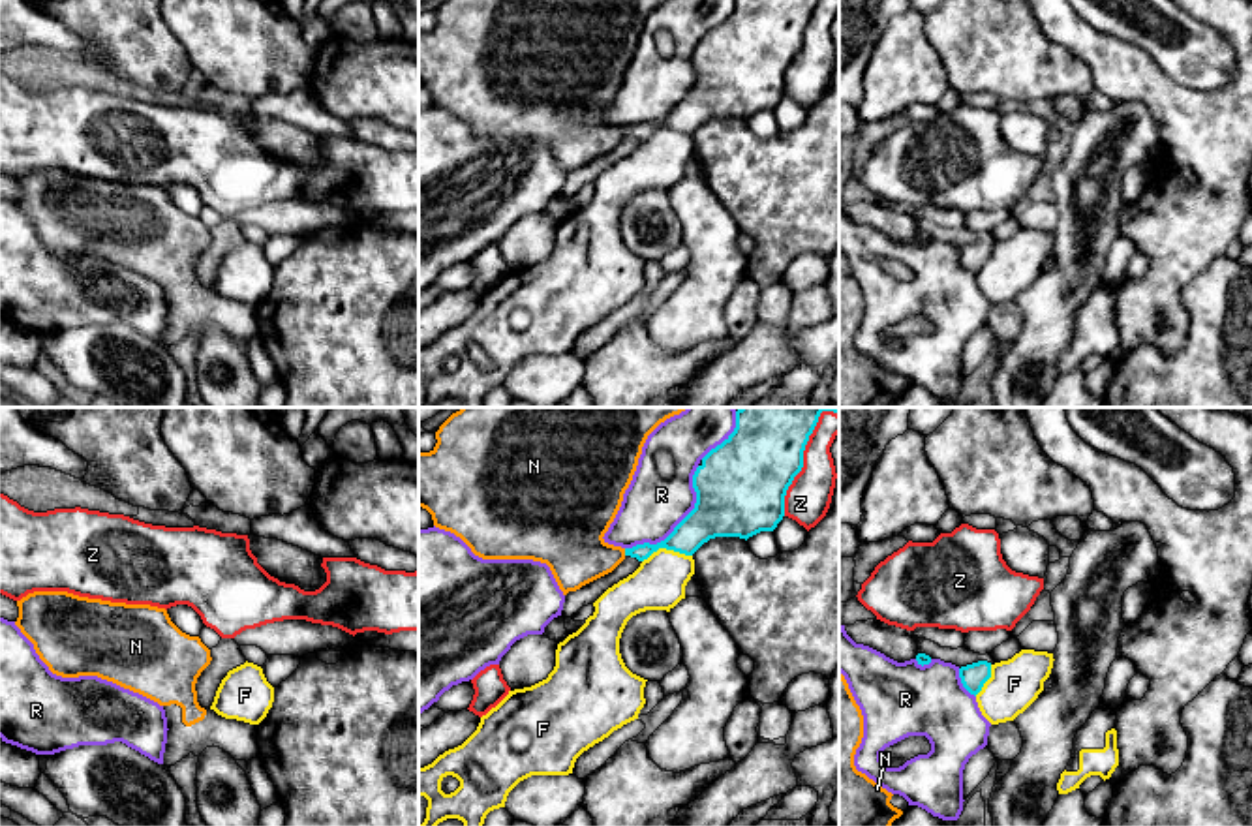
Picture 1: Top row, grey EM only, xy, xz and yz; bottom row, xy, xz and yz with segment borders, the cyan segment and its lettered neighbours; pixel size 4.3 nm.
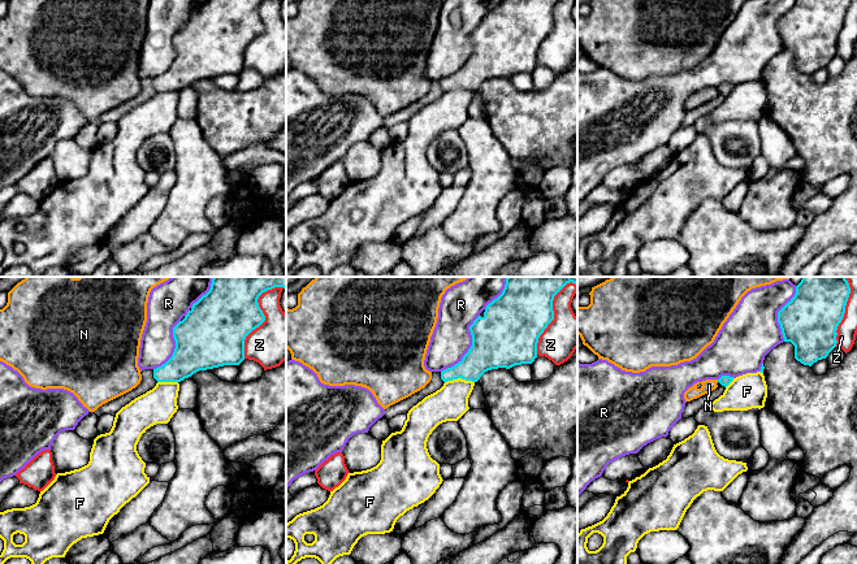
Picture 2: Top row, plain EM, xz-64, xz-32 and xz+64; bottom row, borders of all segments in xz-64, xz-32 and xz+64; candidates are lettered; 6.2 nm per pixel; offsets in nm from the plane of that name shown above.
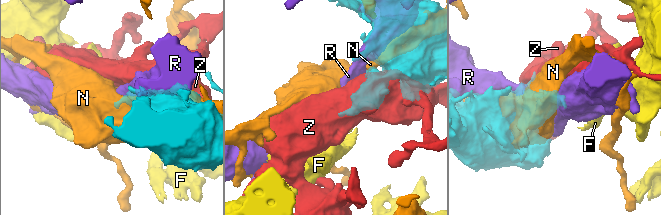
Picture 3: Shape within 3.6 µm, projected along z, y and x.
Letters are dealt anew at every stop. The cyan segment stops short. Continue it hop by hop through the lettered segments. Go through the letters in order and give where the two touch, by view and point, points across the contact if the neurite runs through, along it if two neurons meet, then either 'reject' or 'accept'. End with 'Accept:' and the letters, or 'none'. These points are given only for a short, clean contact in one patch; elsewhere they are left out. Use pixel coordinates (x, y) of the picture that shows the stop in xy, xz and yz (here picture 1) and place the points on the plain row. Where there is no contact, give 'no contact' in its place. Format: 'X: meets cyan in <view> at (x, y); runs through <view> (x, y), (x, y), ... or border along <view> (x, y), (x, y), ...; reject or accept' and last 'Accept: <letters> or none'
F: meets cyan in xz at (667, 128); border along xz (691, 134), (657, 128), (642, 141); reject
N: meets cyan in xz at (626, 132); reject
R: meets cyan in xz at (680, 102); reject
Z: meets cyan in xz at (802, 45); reject
Accept: none

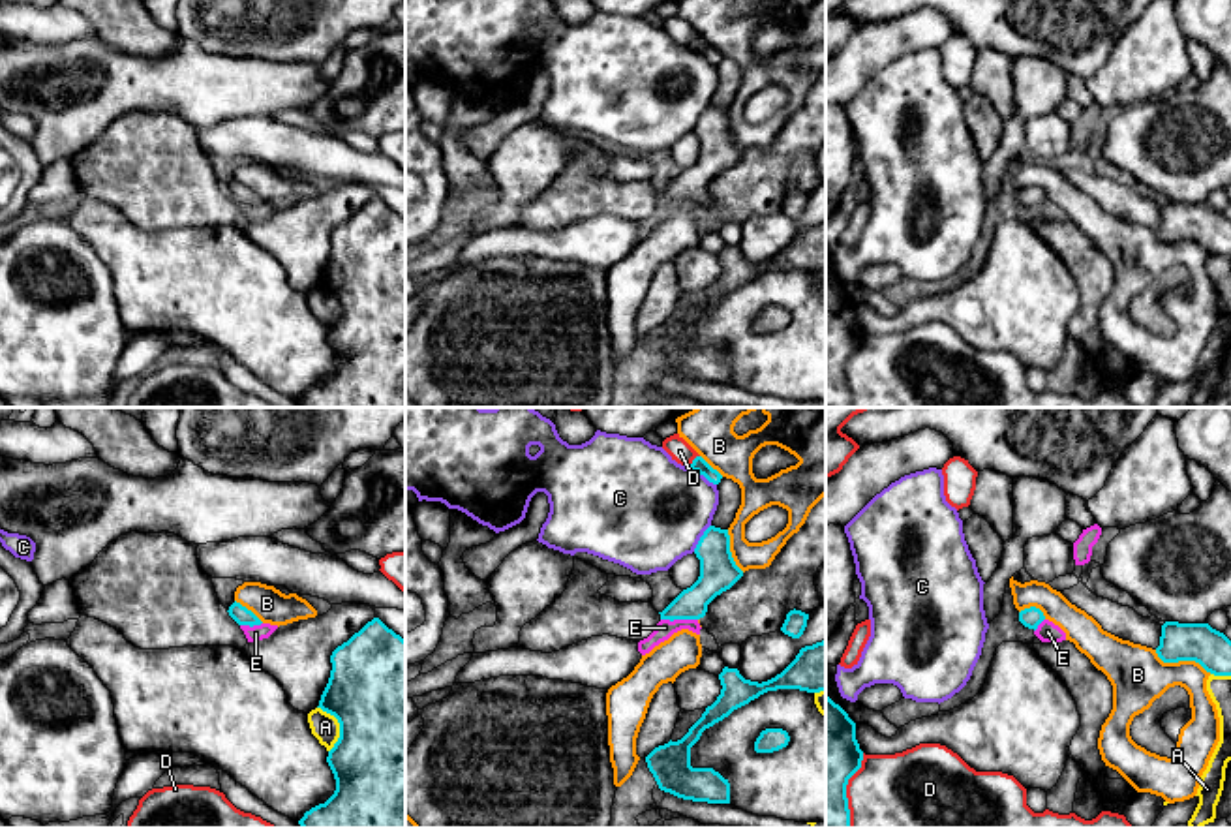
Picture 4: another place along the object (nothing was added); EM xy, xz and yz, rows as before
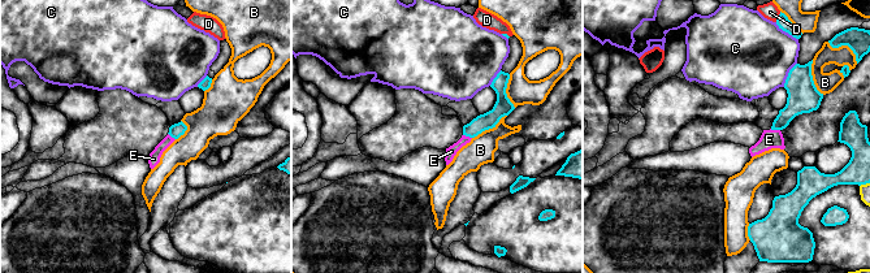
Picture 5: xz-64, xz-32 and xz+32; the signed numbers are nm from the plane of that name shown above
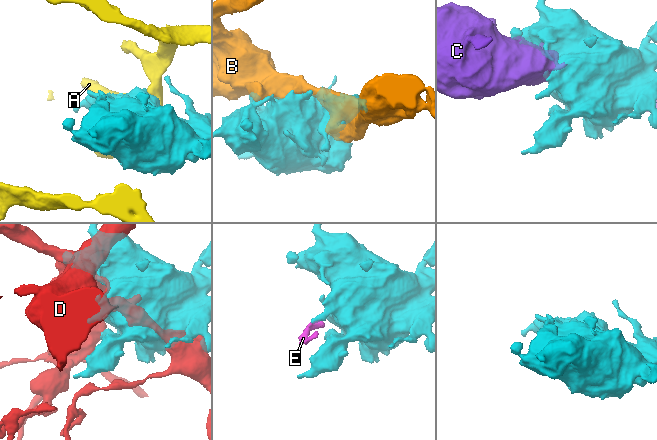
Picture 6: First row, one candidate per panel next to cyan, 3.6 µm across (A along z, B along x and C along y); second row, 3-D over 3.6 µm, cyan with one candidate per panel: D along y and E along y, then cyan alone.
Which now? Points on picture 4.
A: meets cyan in xy at (340, 306); reject
B: meets cyan in yz at (1183, 239); reject
C: meets cyan in xz at (702, 53); reject
D: meets cyan in yz at (845, 370); reject
E: meets cyan in xz at (680, 198); runs through xz (717, 153), (680, 198), (665, 207); accept
Accept: E

